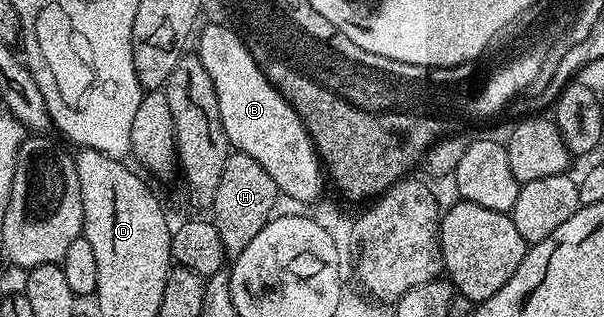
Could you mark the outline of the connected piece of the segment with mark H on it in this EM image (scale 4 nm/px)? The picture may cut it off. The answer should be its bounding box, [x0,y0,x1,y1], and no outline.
[212,151,280,253]

